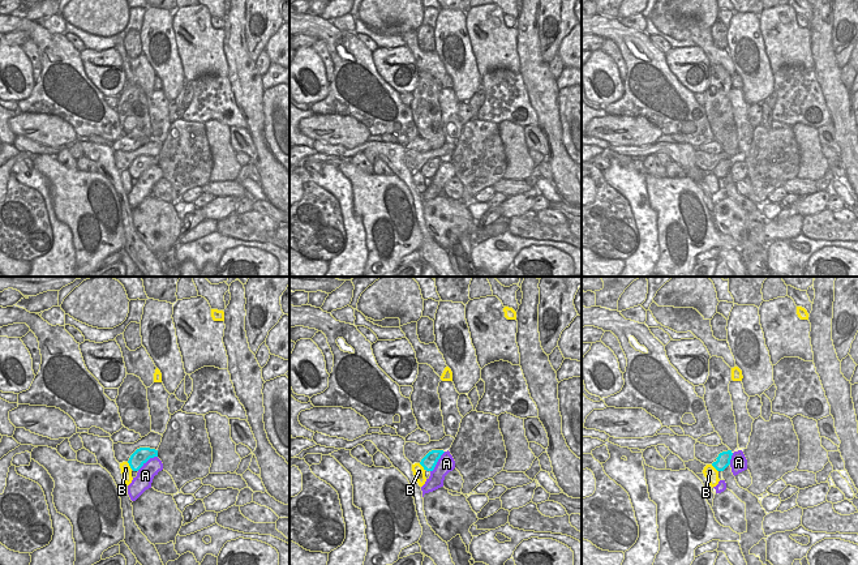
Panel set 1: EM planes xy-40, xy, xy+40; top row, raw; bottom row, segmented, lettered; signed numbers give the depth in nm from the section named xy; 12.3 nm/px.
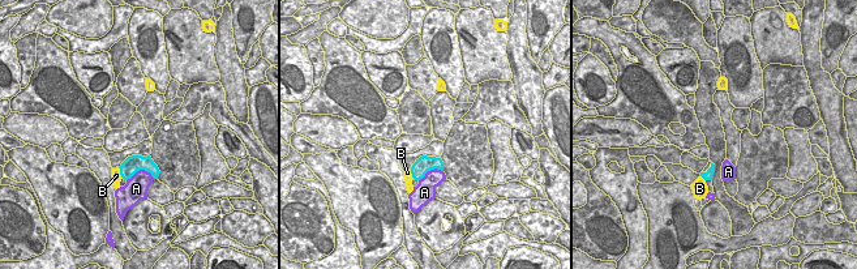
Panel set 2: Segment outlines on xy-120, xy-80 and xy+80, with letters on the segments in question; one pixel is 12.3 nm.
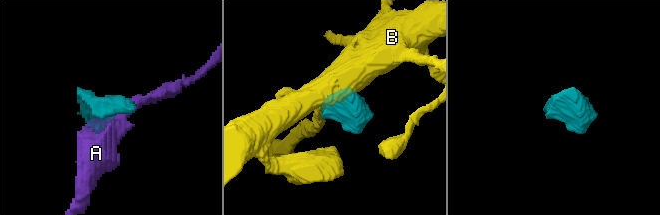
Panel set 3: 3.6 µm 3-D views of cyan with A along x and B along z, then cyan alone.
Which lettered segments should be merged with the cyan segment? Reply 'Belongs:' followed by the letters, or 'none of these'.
Belongs: none of these

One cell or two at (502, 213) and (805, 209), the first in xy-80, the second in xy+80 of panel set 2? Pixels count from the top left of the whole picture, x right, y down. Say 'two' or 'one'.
one

